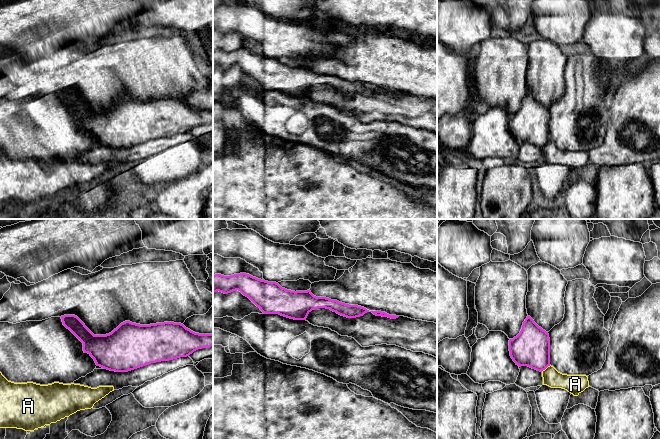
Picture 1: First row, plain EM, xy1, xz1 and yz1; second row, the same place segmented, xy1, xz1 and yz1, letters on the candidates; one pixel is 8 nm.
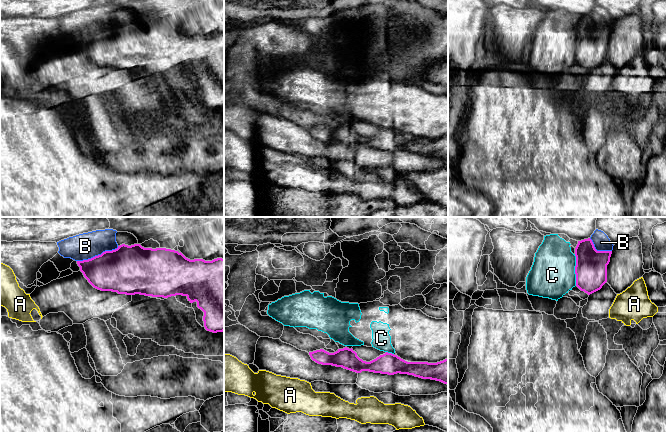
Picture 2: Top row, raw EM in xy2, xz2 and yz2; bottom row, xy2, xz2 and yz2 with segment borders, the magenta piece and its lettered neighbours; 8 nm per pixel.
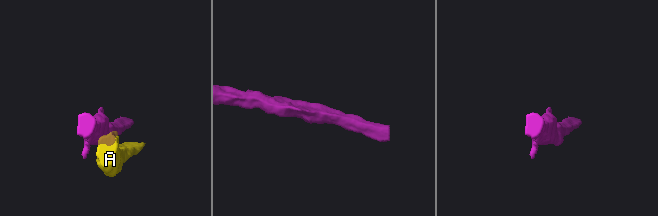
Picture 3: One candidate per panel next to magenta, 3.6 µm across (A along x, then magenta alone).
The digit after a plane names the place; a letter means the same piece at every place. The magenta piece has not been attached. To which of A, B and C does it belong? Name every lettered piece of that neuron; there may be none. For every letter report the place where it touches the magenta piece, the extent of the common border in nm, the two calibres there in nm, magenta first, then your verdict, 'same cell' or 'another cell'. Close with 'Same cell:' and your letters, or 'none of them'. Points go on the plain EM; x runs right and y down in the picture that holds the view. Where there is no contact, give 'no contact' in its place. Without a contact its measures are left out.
A: yz1 (545, 144) | 90 nm | 300/140 nm | another cell
B: xy2 (98, 31) | 360 nm | 380/220 nm | same cell
C: yz2 (575, 46) | 260 nm | 260/360 nm | another cell
Same cell: B

